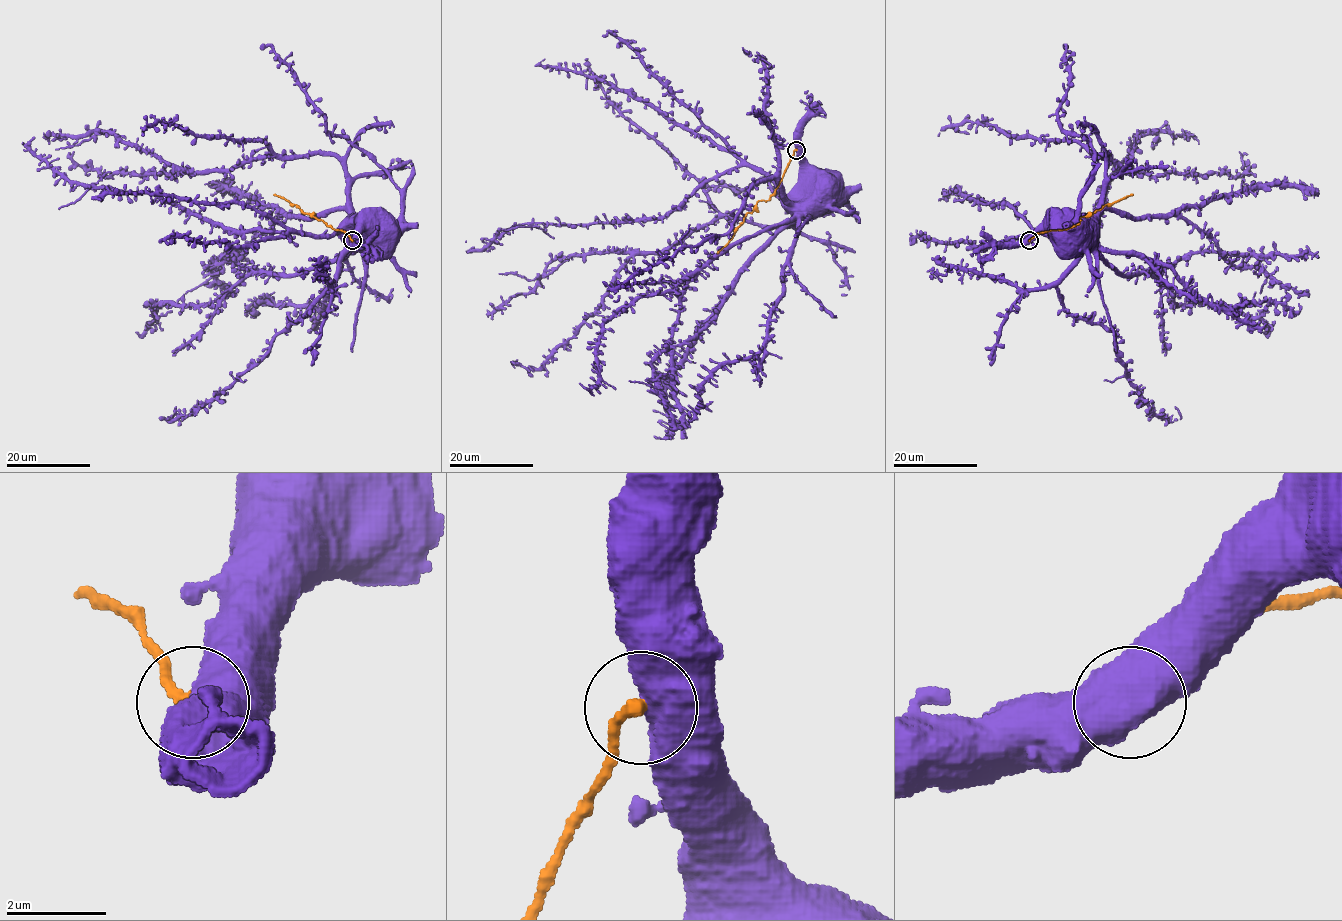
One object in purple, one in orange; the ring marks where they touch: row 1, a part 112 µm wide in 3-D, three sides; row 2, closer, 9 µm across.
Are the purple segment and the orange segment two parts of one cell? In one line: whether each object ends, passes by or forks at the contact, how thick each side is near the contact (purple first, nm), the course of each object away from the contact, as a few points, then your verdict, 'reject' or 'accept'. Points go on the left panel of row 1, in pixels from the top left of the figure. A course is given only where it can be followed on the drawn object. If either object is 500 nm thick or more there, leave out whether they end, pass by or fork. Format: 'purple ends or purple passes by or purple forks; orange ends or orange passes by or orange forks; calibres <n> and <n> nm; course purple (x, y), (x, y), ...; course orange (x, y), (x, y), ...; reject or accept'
calibres 750 and 300 nm; course purple (352, 241), (358, 226), (351, 229); course orange (352, 241), (346, 232), (274, 195); reject

